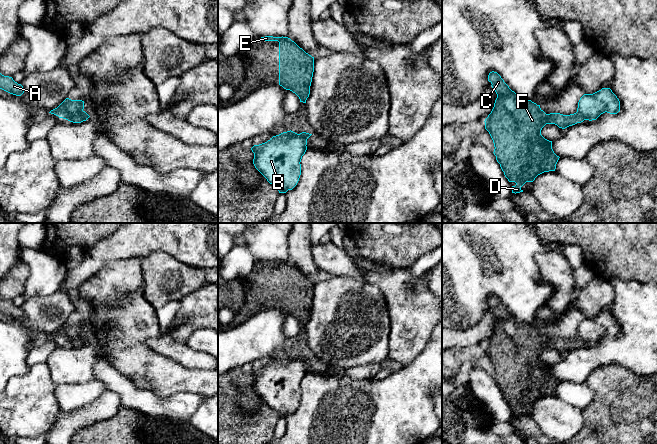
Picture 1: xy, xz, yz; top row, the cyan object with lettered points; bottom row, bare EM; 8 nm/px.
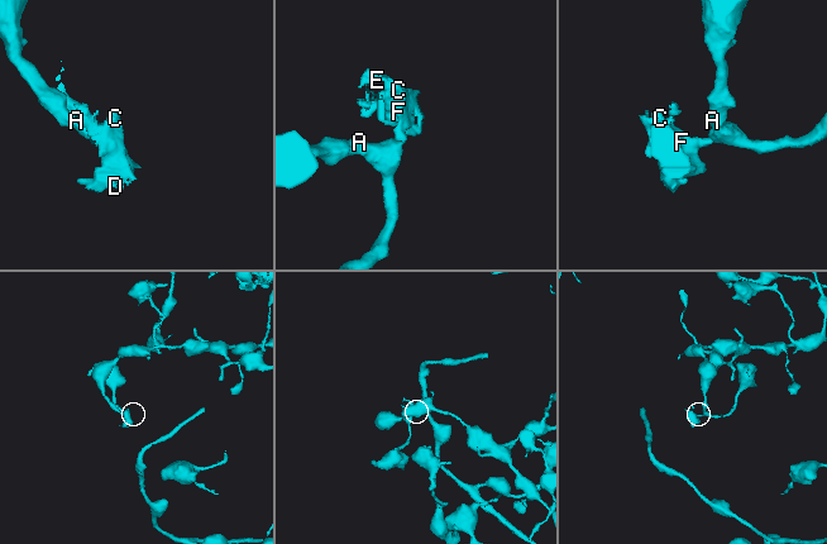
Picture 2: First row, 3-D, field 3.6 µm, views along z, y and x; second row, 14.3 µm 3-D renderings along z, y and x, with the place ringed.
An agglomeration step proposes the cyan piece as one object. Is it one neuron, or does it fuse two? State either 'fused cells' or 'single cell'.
fused cells

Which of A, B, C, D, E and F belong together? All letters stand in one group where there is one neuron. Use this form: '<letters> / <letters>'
A B / C D E F

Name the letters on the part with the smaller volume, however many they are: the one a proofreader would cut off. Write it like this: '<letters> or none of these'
C, D, E, F

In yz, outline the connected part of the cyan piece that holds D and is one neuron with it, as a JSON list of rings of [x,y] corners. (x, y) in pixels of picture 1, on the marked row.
[[[490,72],[488,81],[497,94],[494,107],[485,119],[485,129],[489,132],[494,143],[494,155],[500,164],[505,177],[509,182],[515,182],[512,186],[512,193],[523,192],[521,187],[526,182],[533,182],[535,178],[549,171],[555,171],[559,160],[552,149],[552,141],[541,135],[541,130],[546,124],[555,124],[565,129],[569,126],[583,122],[585,119],[578,112],[570,115],[560,113],[546,114],[540,105],[531,100],[519,97],[504,82],[497,72]]]

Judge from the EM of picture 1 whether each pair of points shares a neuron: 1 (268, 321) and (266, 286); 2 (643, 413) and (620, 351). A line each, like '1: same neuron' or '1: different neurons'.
1: different neurons
2: different neurons

